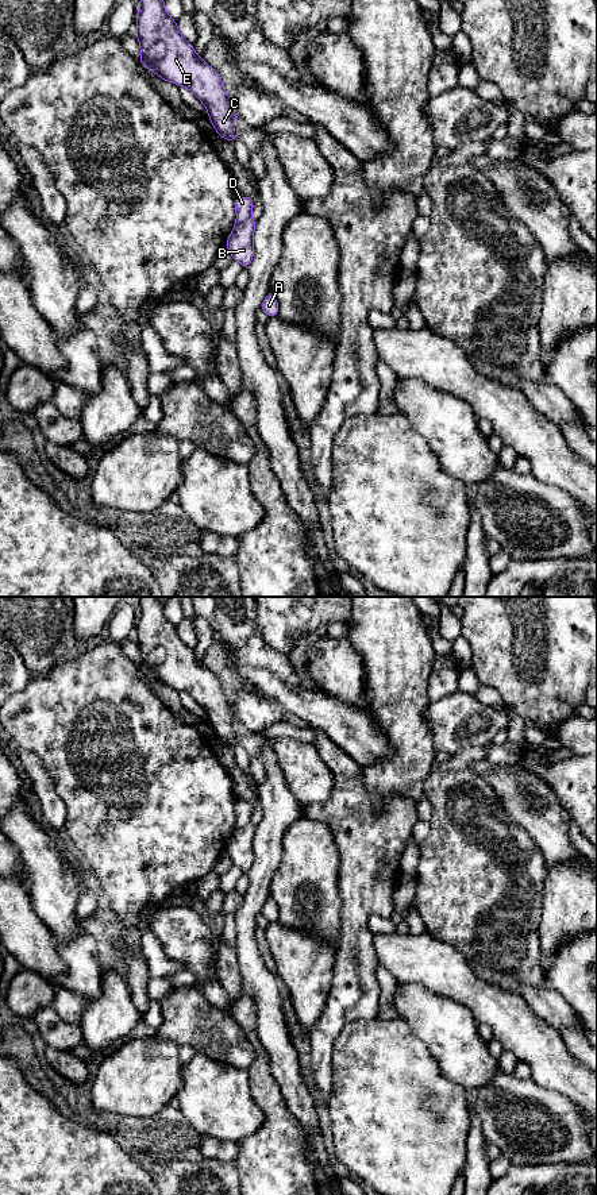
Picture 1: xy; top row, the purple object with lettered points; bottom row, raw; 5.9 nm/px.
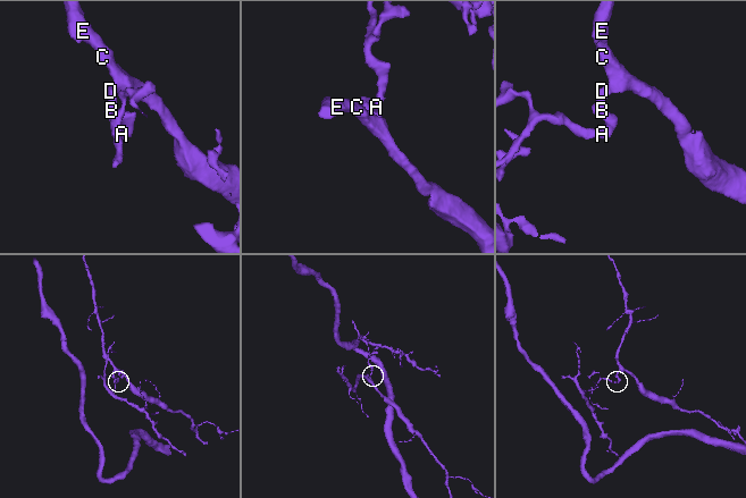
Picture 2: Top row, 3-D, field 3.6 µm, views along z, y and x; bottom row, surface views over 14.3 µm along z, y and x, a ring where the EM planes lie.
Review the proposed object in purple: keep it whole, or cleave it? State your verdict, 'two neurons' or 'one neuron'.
two neurons

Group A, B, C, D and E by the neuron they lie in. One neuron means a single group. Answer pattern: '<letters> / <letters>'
A B / C D E

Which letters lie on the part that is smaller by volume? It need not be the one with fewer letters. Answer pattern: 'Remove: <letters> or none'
Remove: A, B

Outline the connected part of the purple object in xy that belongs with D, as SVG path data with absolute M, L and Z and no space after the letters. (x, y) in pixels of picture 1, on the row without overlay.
M236 801L235 814L236 814L236 828L243 828L250 824L254 806L246 801Z

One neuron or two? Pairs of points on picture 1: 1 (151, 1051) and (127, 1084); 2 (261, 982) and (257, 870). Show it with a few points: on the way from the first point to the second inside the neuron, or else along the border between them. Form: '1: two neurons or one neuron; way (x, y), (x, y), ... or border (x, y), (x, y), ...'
1: one neuron; way (151, 1059), (135, 1076)
2: one neuron; way (247, 953), (246, 914), (254, 898)

